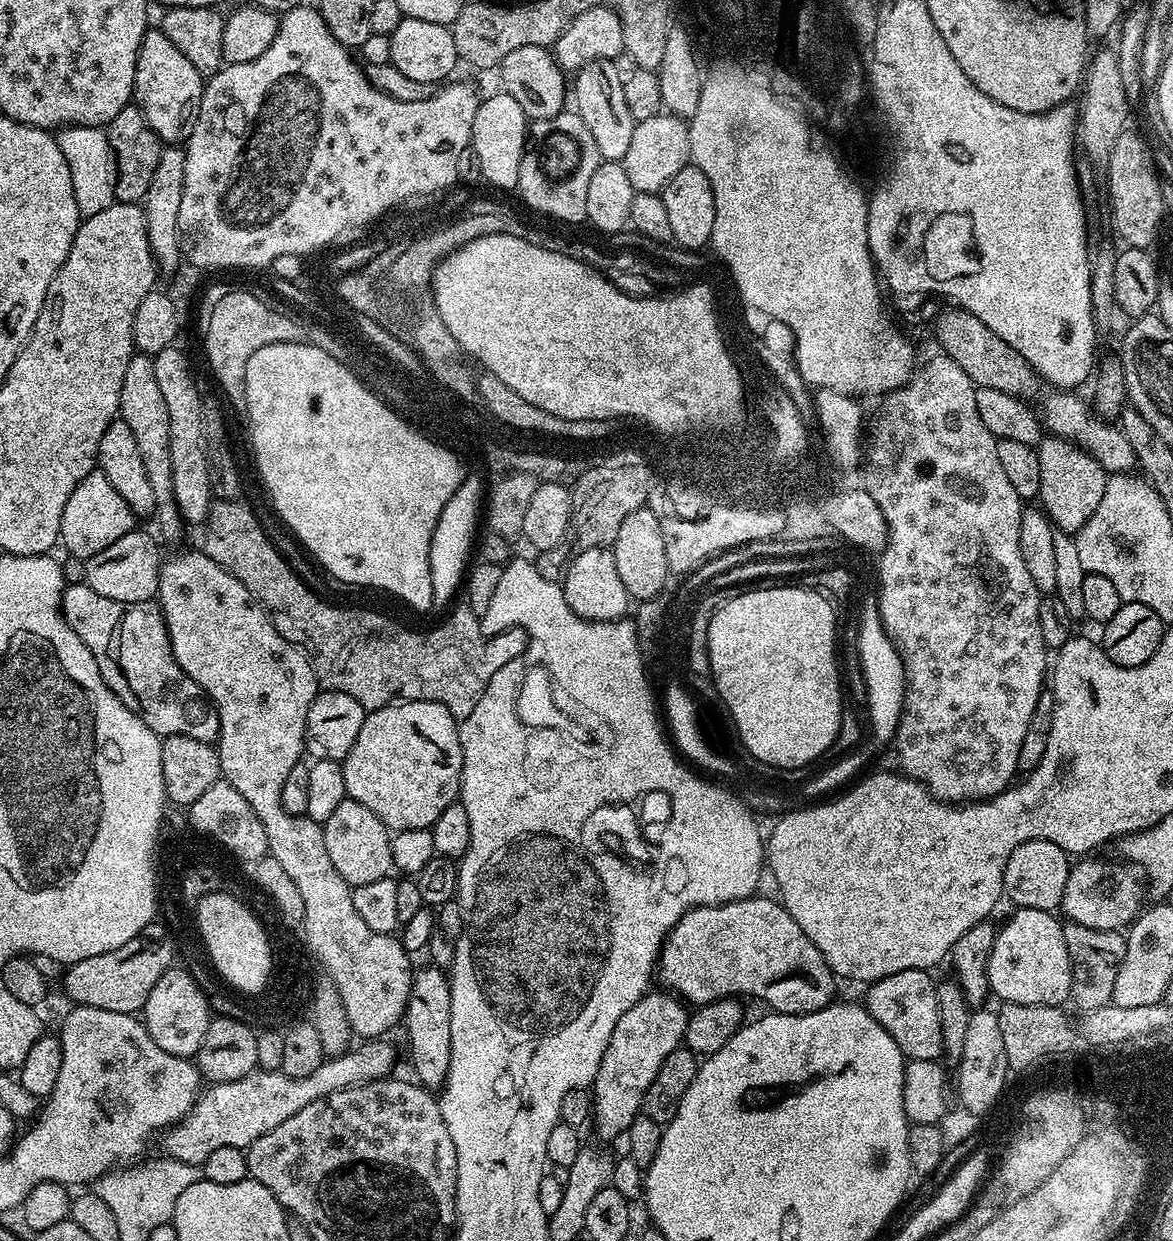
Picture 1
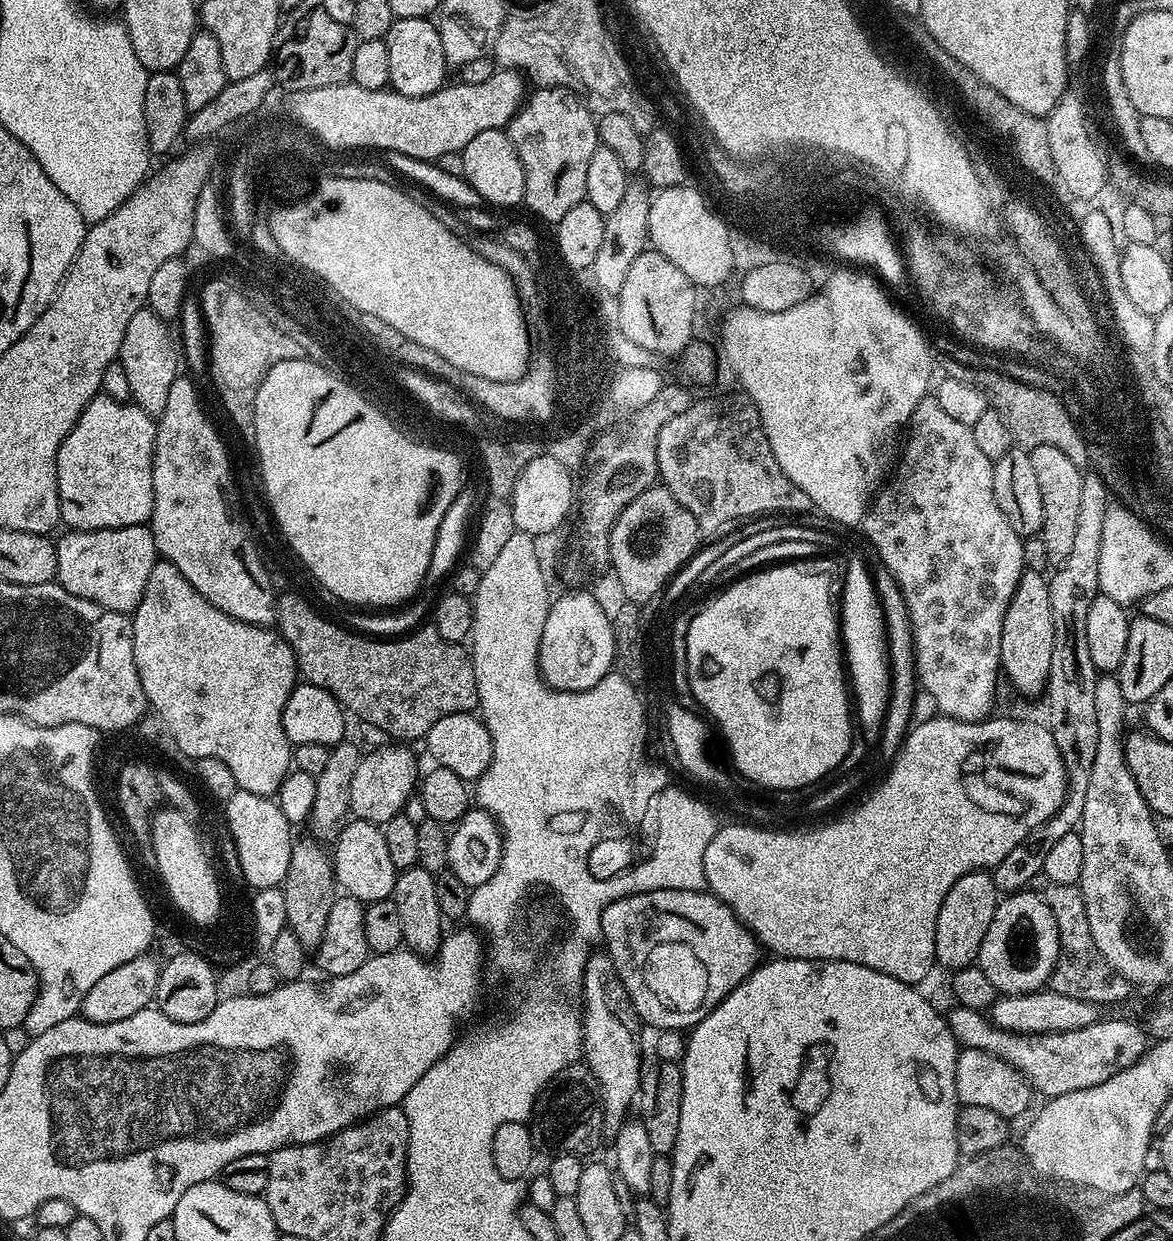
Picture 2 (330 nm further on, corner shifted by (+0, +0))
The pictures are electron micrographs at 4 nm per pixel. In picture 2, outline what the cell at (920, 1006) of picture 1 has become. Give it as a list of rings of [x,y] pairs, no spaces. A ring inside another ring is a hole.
[[[953,1007],[952,1013],[947,1013],[946,1019],[950,1030],[954,1034],[957,1045],[965,1048],[977,1048],[986,1050],[986,1054],[994,1054],[1002,1058],[1010,1066],[1014,1066],[1031,1083],[1037,1093],[1044,1098],[1070,1094],[1074,1090],[1086,1090],[1090,1086],[1098,1086],[1106,1082],[1114,1074],[1126,1070],[1138,1058],[1142,1058],[1150,1047],[1150,1037],[1143,1027],[1131,1024],[1128,1020],[1101,1019],[1099,1024],[1091,1024],[1082,1030],[1070,1030],[1069,1032],[1047,1032],[1046,1034],[1018,1034],[1007,1032],[996,1027],[984,1012],[975,1012],[969,1008]]]

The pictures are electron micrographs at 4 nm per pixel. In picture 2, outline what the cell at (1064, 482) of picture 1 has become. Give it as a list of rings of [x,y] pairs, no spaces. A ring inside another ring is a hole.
[[[1034,446],[1028,457],[1038,477],[1038,491],[1042,493],[1042,526],[1038,535],[1042,542],[1046,542],[1049,565],[1055,566],[1068,557],[1074,543],[1085,473],[1055,446]]]

